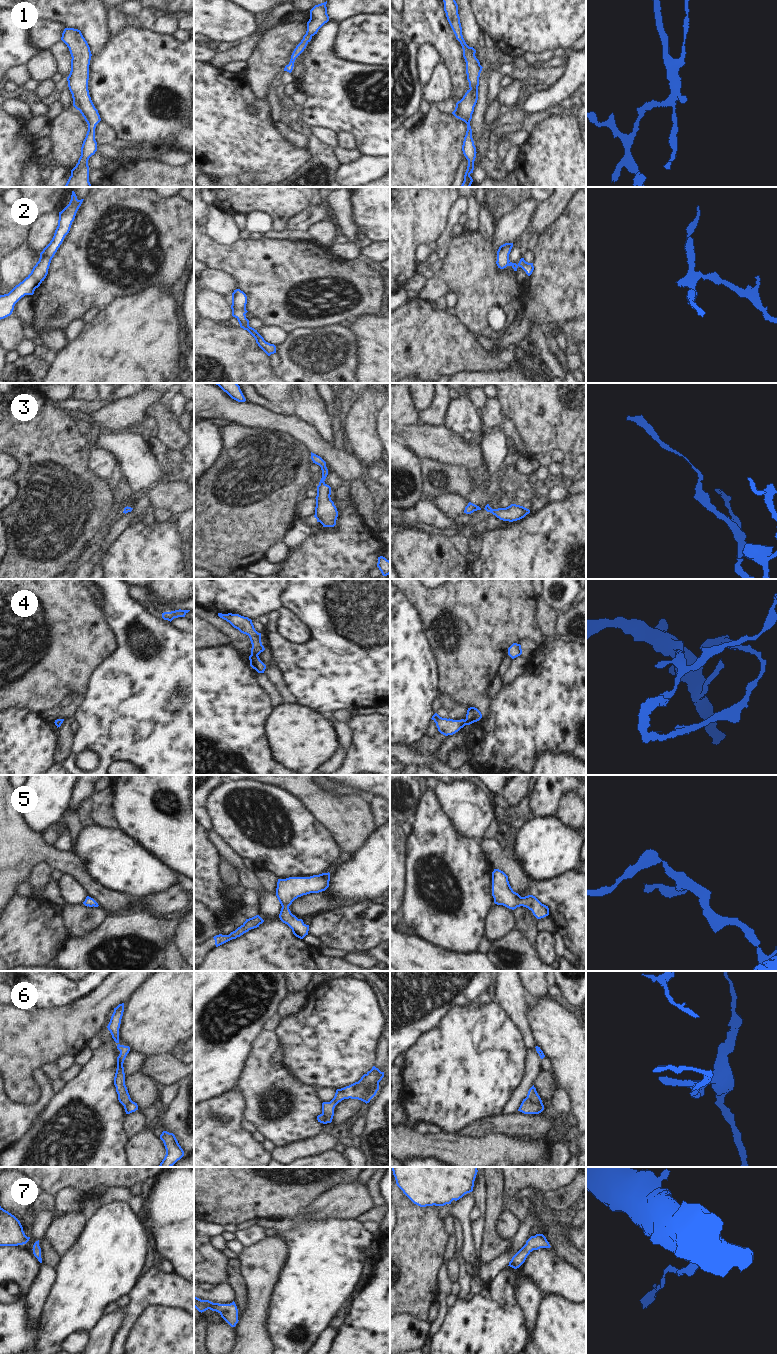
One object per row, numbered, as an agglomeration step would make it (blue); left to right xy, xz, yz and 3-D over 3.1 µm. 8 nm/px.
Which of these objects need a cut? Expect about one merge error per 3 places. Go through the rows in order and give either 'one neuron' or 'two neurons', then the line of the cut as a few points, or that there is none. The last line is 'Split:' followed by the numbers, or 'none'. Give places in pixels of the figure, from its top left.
1: one neuron; cut none
2: one neuron; cut none
3: one neuron; cut none
4: two neurons; cut xz (251, 653), (257, 655)
5: one neuron; cut none
6: two neurons; cut yz (526, 1097), (535, 1101), (541, 1101)
7: one neuron; cut none
Split: 4, 6

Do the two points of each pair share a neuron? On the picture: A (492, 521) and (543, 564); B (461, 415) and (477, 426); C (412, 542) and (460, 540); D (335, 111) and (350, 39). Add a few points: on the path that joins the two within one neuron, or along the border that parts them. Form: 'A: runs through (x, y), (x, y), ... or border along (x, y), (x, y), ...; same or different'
A: border along (508, 521), (487, 529); different
B: runs through (465, 419), (473, 423); same
C: border along (451, 538), (455, 548), (466, 560); different
D: border along (333, 39), (333, 52), (339, 58), (369, 65); different

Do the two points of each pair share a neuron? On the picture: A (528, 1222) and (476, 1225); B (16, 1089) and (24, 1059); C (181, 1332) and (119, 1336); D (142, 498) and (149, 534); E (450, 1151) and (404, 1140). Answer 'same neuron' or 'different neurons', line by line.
A: different neurons
B: same neuron
C: different neurons
D: different neurons
E: same neuron

